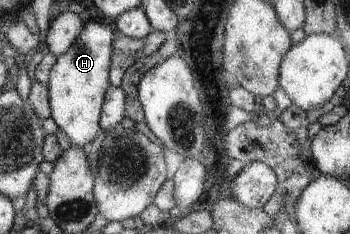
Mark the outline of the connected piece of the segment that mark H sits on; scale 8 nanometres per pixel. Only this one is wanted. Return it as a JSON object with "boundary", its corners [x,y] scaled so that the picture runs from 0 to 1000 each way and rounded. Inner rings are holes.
{"boundary":[[[246,90],[200,205],[160,244],[137,346],[146,491],[166,547],[197,585],[209,624],[243,632],[286,564],[286,491],[303,389],[311,380],[320,184],[329,141],[311,107]]]}

